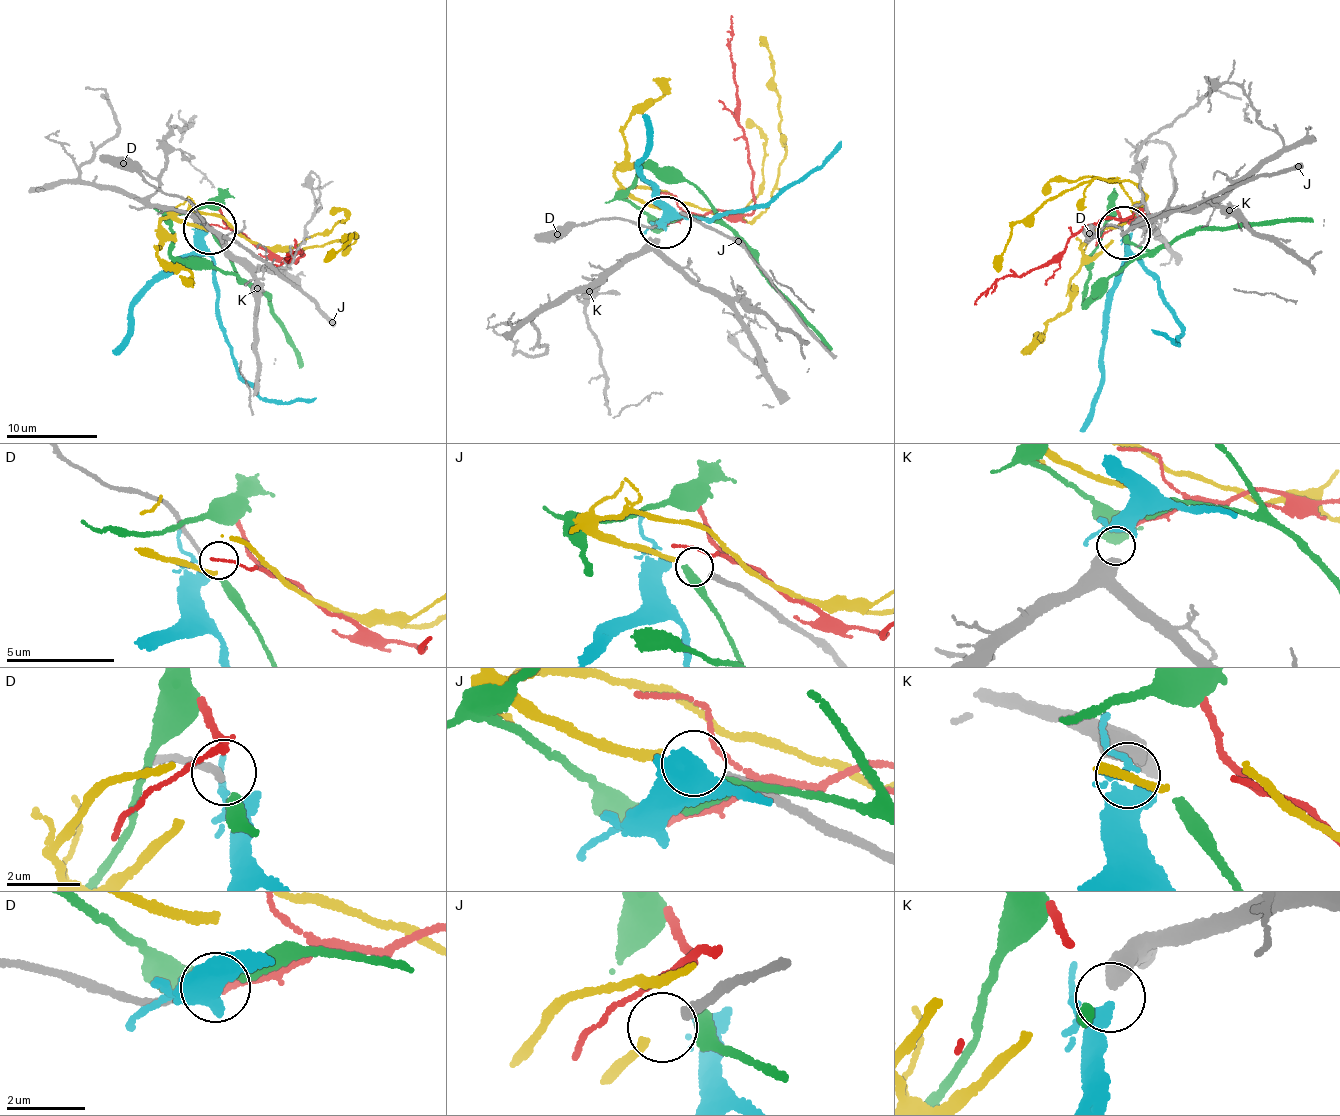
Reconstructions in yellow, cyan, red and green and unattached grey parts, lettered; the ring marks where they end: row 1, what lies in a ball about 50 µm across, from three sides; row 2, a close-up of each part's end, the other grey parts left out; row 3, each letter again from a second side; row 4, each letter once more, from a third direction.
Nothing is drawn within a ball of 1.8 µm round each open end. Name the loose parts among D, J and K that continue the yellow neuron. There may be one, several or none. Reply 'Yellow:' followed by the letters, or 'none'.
Yellow: J

